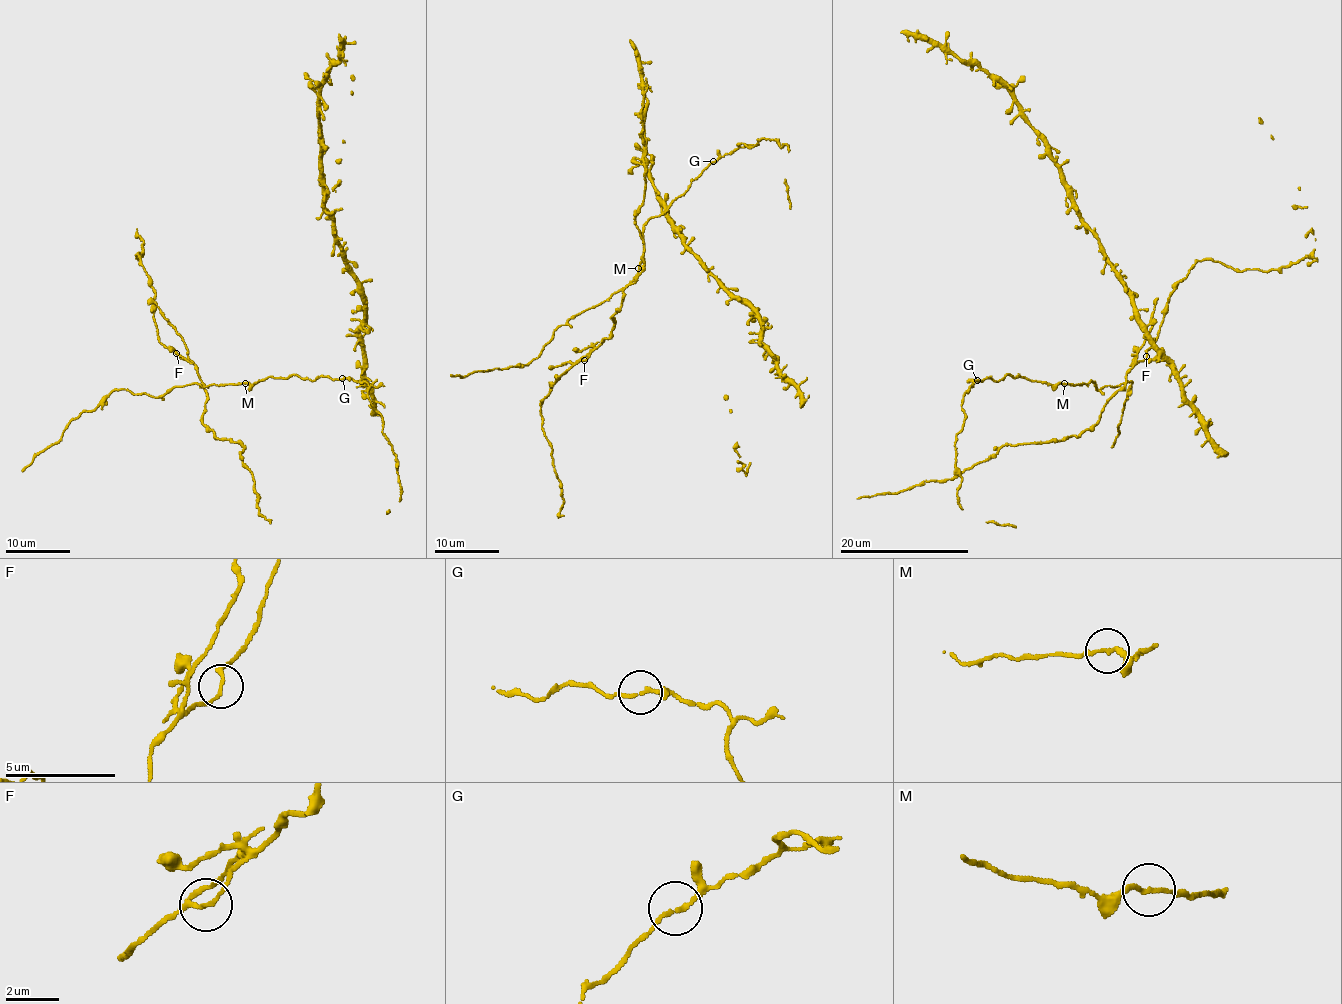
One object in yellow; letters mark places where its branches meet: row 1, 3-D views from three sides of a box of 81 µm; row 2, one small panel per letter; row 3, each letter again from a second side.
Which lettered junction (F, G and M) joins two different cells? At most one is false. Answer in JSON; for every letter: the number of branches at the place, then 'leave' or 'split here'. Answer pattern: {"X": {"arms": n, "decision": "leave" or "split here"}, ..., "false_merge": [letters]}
{"F": {"arms": 2, "decision": "leave"}, "G": {"arms": 2, "decision": "leave"}, "M": {"arms": 2, "decision": "leave"}, "false_merge": []}

